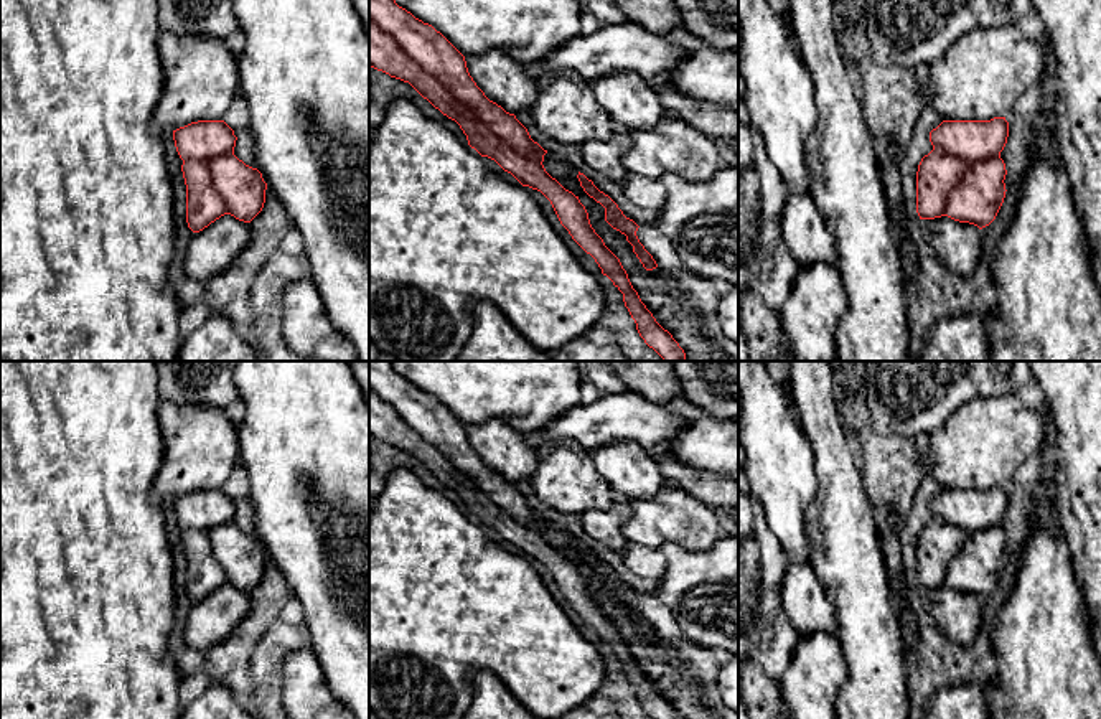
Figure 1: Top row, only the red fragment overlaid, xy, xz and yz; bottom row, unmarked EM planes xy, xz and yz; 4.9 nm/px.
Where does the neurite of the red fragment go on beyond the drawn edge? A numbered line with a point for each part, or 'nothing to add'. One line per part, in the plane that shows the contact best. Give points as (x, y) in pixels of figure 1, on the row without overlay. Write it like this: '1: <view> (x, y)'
1: xz (660, 660)

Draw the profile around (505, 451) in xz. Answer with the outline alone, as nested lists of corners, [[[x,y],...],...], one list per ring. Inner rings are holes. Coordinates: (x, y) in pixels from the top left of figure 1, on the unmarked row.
[[[488,421],[481,425],[465,425],[466,437],[485,465],[509,483],[531,478],[537,468],[539,450],[524,434],[504,421]]]

